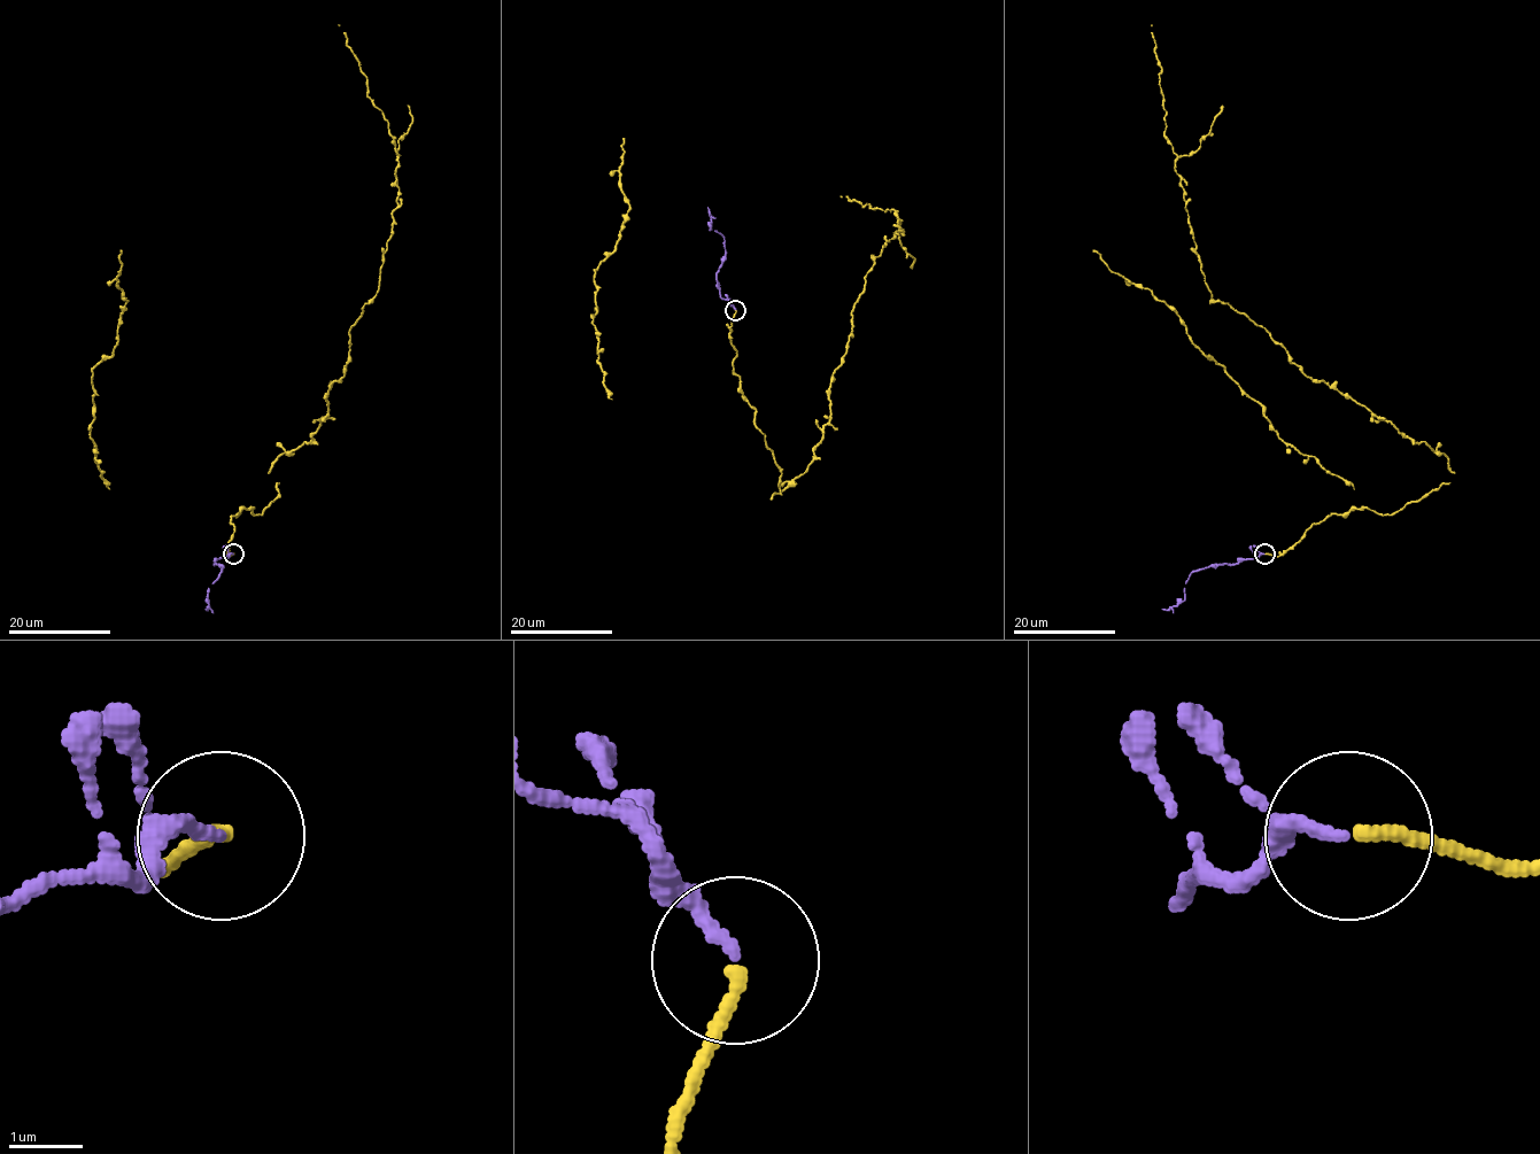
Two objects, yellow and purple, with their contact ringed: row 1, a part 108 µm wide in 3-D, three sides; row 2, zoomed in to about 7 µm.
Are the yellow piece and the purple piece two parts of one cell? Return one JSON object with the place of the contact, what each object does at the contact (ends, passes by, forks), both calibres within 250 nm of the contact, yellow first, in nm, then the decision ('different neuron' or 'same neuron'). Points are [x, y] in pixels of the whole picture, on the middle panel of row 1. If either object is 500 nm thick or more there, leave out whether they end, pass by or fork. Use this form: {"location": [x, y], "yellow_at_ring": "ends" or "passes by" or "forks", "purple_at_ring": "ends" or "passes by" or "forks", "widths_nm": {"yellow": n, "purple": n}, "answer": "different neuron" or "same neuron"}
{"location": [735, 310], "yellow_at_ring": "ends", "purple_at_ring": "ends", "widths_nm": {"yellow": 190, "purple": 150}, "answer": "same neuron"}

